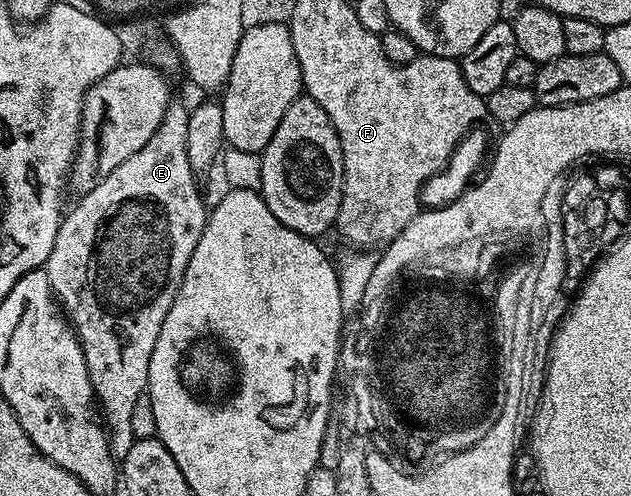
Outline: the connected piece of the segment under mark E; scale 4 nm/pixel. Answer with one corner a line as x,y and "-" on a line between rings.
177,102
170,103
167,114
163,116
163,122
159,122
159,130
155,130
155,134
151,134
151,142
147,142
147,146
143,146
143,150
139,150
139,154
131,154
131,158
127,158
127,162
115,166
115,170
111,170
111,174
107,174
107,178
103,178
103,182
99,182
99,186
84,193
78,199
81,201
73,209
70,207
64,213
59,226
59,234
55,236
55,246
51,250
48,262
43,266
53,287
53,295
57,297
69,323
72,324
73,330
77,334
77,341
81,344
83,358
87,362
87,374
91,378
93,395
99,401
99,408
103,413
103,423
109,434
109,449
113,459
118,462
122,462
126,458
134,442
131,434
131,413
135,402
139,402
139,398
146,395
149,387
151,350
155,350
155,342
159,338
159,330
167,318
167,310
171,310
171,302
175,302
175,294
183,282
187,262
191,262
191,254
195,254
195,246
199,246
199,238
205,229
207,204
205,208
205,200
201,197
200,190
197,189
198,173
191,170
191,161
187,158
188,117
188,107
180,108

